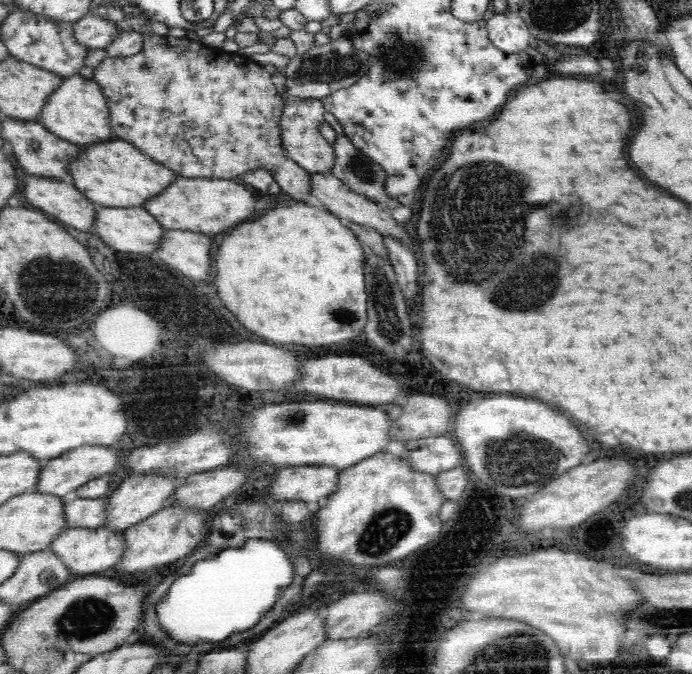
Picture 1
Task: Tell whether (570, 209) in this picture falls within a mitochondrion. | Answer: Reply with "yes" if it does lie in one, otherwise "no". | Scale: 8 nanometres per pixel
yes

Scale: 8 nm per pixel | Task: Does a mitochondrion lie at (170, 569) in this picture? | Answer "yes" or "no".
no

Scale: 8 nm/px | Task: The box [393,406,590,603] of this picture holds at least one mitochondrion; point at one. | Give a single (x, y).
(521, 462)

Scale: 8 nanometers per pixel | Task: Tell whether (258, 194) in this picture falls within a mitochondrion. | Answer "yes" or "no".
no

